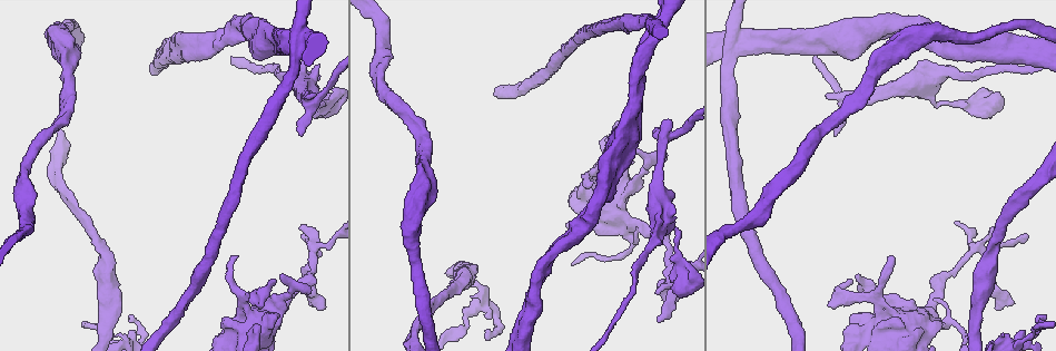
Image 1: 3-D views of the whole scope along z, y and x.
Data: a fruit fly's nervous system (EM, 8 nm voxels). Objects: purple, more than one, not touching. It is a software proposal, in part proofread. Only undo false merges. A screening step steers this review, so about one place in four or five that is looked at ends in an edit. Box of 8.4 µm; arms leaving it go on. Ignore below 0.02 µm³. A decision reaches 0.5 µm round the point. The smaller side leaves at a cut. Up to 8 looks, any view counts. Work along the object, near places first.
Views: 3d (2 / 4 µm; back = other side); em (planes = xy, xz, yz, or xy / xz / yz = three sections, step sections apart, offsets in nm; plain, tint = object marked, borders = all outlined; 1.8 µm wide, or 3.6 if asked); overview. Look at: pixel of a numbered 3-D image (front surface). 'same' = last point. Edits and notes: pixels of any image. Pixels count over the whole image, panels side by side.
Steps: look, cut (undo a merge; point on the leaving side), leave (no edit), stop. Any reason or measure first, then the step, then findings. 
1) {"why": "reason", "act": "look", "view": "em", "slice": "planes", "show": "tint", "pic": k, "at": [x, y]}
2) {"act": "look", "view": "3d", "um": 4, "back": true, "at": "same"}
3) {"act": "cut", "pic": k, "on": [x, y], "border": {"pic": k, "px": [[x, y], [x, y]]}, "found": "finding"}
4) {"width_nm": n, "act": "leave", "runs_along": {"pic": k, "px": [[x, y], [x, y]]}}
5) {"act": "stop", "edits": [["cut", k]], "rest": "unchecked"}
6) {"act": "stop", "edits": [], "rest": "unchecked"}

{"why": "thick turns thin", "act": "look", "view": "3d", "um": 2, "back": true, "pic": 1, "at": [972, 109]}

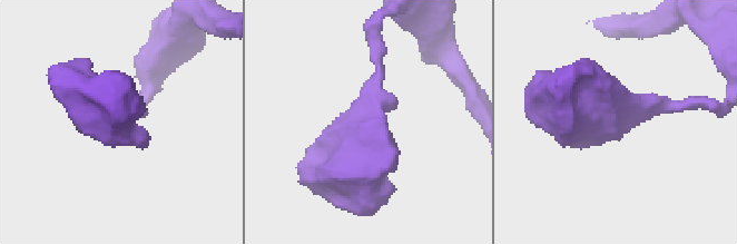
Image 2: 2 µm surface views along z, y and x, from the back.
{"act": "look", "view": "em", "um": 3.6, "slice": "planes", "show": "tint", "pic": 2, "at": [620, 119]}

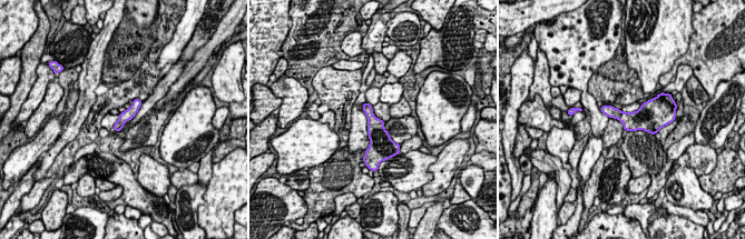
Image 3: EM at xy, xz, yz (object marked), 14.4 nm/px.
{"width_nm": 160, "act": "leave", "runs_along": {"pic": 3, "px": [[138, 102], [117, 128]]}, "found": "all the same neuron"}

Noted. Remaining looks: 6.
{"act": "look", "view": "em", "slice": "planes", "show": "tint", "pic": 1, "at": [304, 96]}

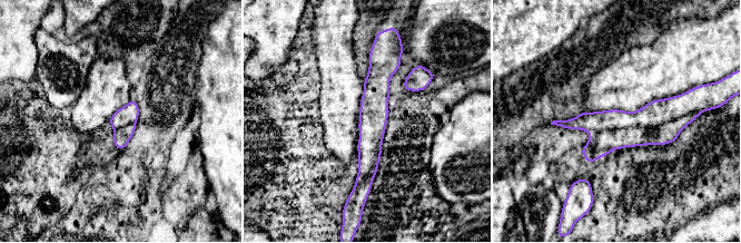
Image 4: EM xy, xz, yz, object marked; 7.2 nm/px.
{"width_nm": 180, "act": "cut", "pic": 4, "on": [665, 133], "border": {"pic": 4, "px": [[693, 112], [653, 126], [591, 134]]}, "found": "a second neuron is stuck on"}

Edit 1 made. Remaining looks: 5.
{"why": "see it whole again", "act": "look", "view": "overview"}

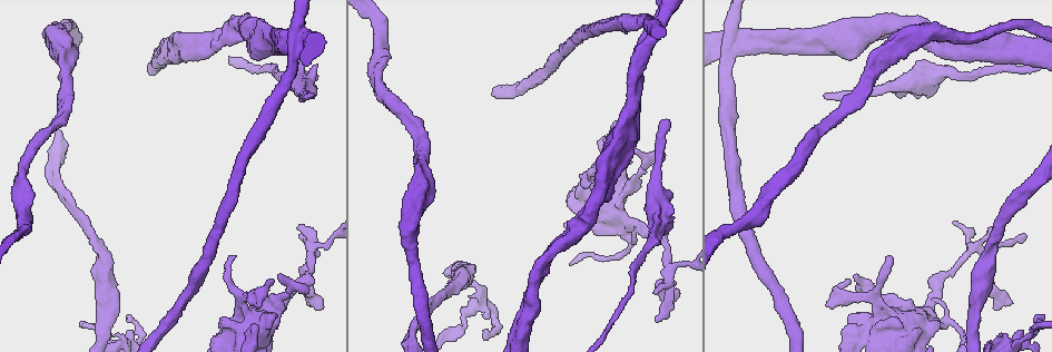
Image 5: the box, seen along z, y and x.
{"why": "thick turns thin", "act": "look", "view": "em", "um": 3.6, "slice": "yz", "step": 4, "show": "tint", "pic": 5, "at": [616, 186]}

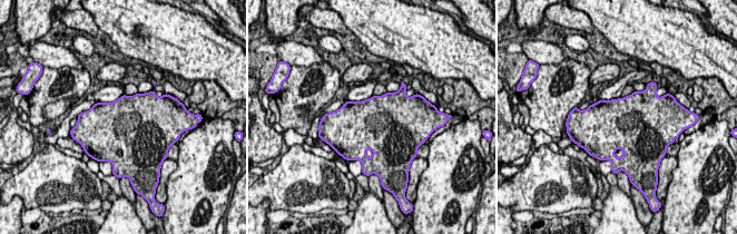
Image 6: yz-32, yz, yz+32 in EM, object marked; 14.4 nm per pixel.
{"why": "another direction", "act": "look", "view": "em", "um": 3.6, "slice": "xy", "step": 4, "show": "tint", "at": "same"}

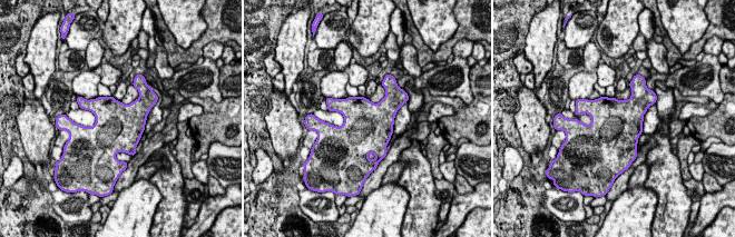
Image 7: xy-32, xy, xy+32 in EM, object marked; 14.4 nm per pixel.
{"act": "leave", "found": "continuous, no second neuron"}

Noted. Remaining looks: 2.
{"act": "stop", "edits": [["cut", 4]], "rest": "unchecked"}

